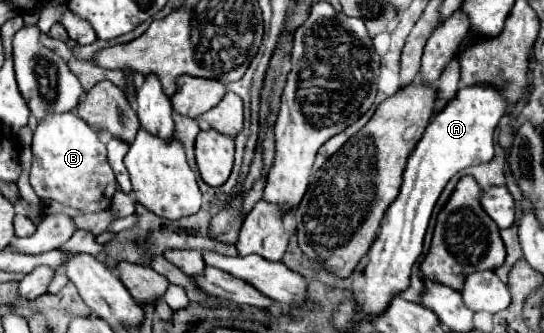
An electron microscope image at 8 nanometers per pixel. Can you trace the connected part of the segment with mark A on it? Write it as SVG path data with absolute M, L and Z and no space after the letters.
M471 85L457 91L447 105L433 115L417 147L409 155L403 173L403 185L397 199L387 209L379 235L369 249L369 261L363 269L365 287L355 295L361 305L361 315L379 315L387 309L393 295L409 285L411 265L423 251L423 237L429 225L431 211L445 189L447 181L465 167L487 163L493 157L493 131L505 115L509 101L491 85Z

